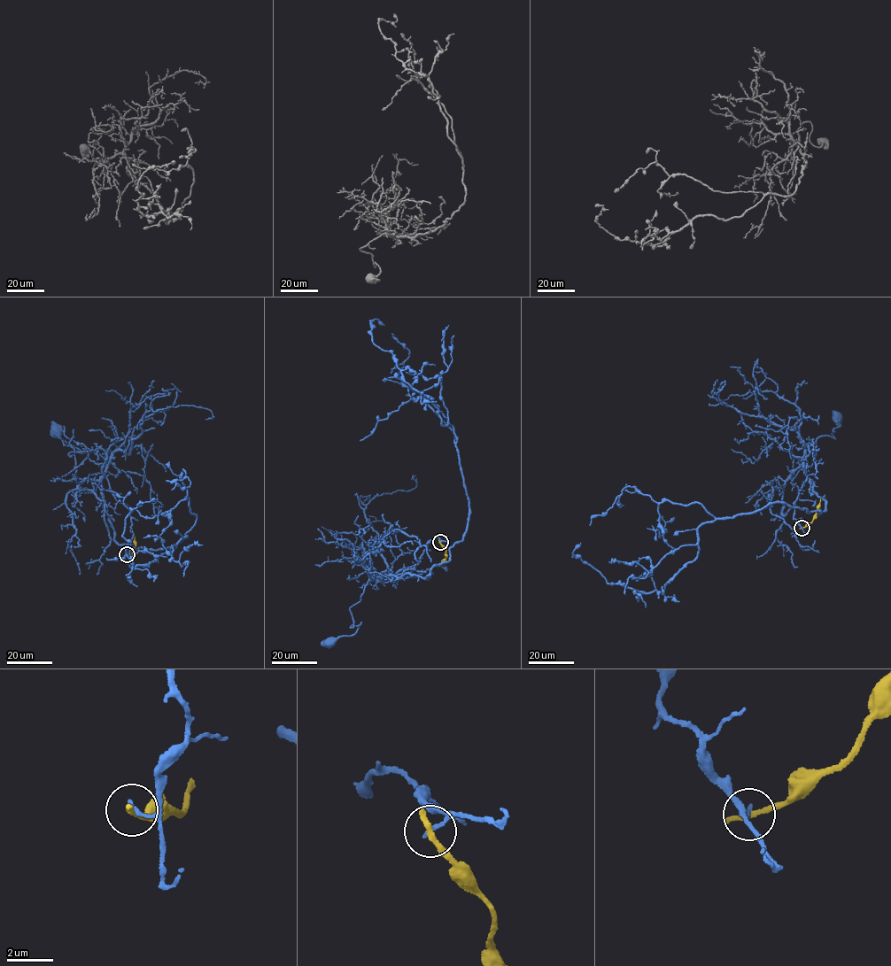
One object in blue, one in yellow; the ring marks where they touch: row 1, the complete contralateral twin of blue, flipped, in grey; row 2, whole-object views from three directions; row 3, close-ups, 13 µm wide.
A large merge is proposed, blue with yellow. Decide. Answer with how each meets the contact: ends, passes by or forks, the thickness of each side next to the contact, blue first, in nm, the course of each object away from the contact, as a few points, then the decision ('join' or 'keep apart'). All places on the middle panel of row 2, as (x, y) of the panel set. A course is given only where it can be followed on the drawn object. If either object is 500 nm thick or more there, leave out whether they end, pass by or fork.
blue ends | yellow ends | 160/300 nm | blue via (440, 542), (389, 578), (369, 578), (350, 607), (357, 632), (329, 643) | yellow via (440, 542), (445, 548), (445, 556), (439, 566) | keep apart

